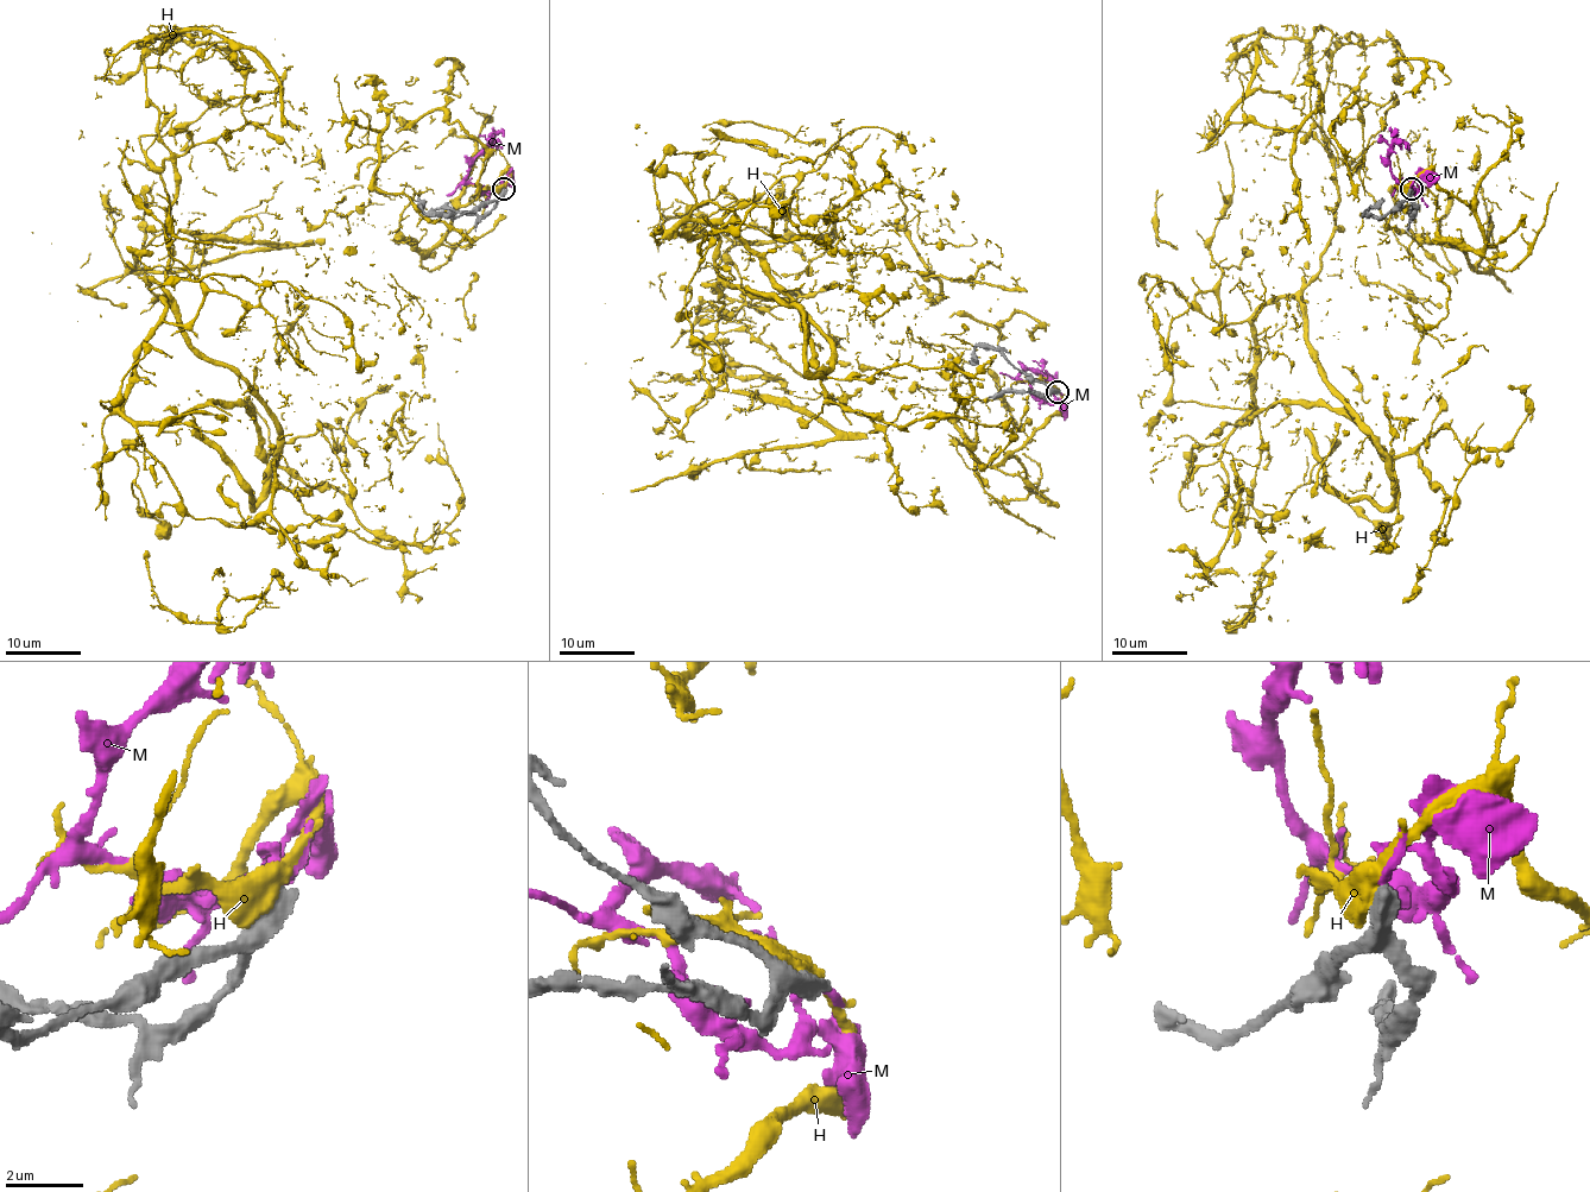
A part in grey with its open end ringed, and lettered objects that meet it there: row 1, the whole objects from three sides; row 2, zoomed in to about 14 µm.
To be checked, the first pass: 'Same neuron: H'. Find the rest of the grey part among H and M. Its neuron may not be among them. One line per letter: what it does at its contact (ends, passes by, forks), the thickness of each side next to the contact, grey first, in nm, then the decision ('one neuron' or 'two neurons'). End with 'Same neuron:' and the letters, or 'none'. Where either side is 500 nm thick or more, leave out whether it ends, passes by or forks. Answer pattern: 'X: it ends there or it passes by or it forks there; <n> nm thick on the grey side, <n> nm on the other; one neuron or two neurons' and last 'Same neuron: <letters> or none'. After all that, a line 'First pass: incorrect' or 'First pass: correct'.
H: 550 nm thick on the grey side, 500 nm on the other; two neurons
M: it passes by; 480 nm thick on the grey side, 220 nm on the other; two neurons
Same neuron: none
First pass: incorrect

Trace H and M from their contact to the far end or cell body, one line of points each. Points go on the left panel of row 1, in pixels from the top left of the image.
H: (502, 191), (250, 244), (172, 231), (163, 161), (124, 415), (182, 506), (359, 451), (434, 523)
M: (503, 188), (502, 182), (489, 189), (477, 188), (466, 176), (473, 161), (494, 144), (496, 150)

